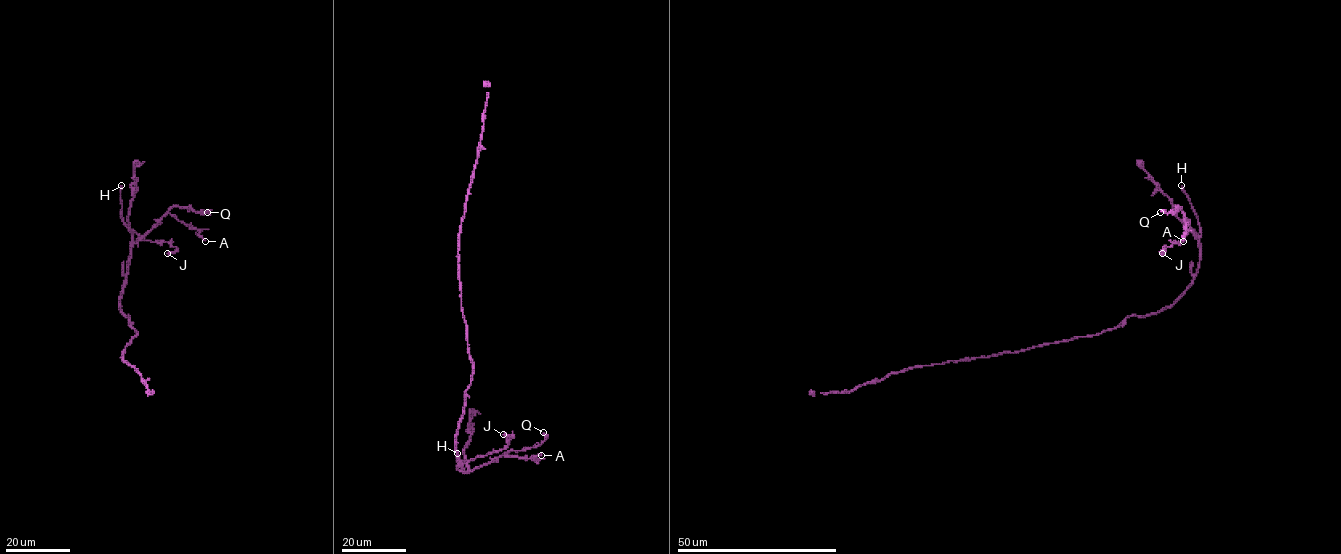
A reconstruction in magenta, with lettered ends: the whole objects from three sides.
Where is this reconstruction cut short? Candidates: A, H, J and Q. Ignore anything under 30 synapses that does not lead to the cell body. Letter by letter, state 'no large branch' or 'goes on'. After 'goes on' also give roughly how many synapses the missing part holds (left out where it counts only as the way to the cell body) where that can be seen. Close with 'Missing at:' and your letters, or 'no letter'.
A: no large branch
H: goes on
J: no large branch
Q: no large branch
Missing at: H

